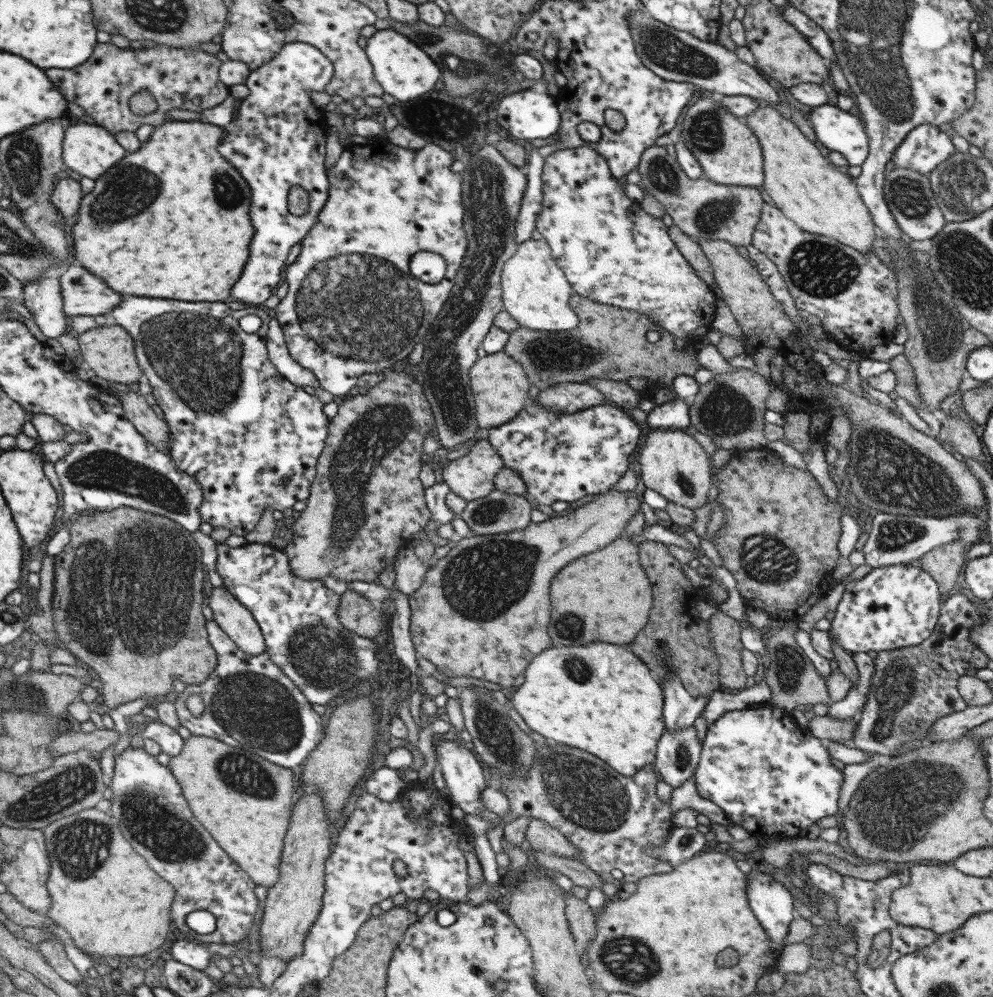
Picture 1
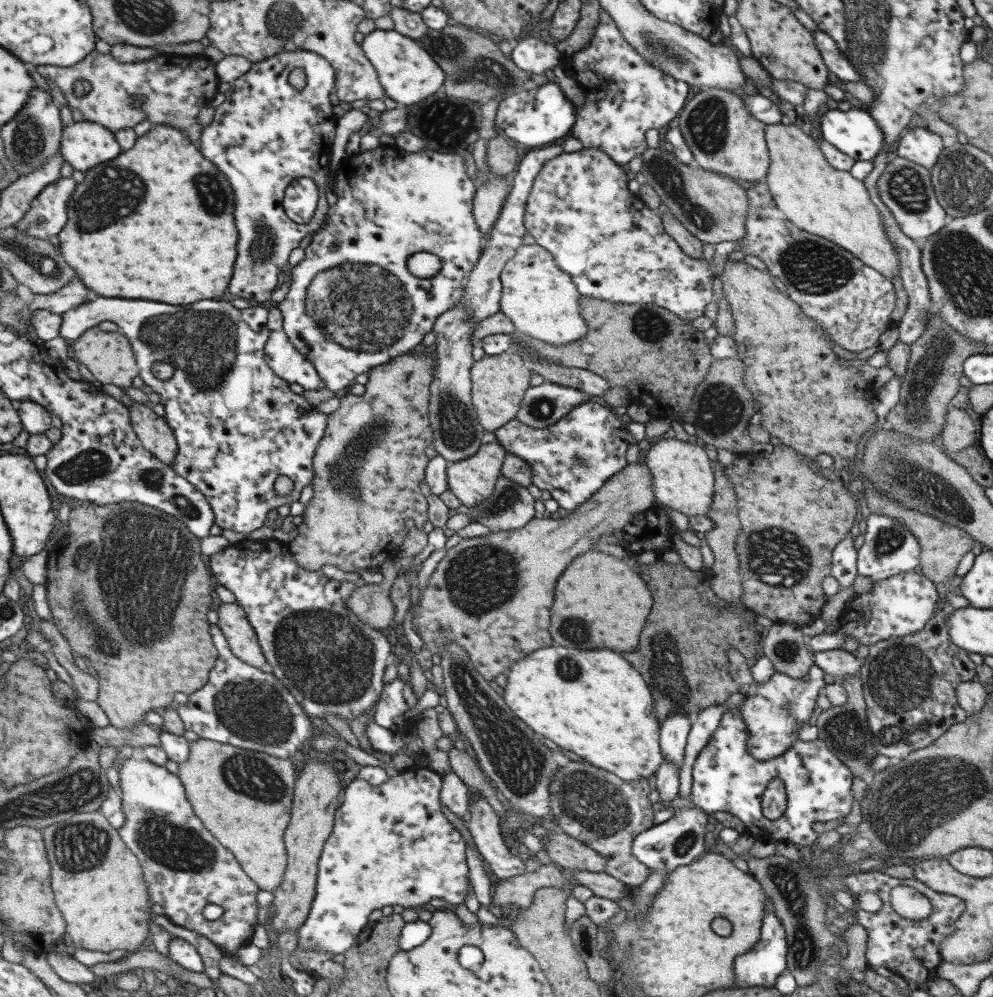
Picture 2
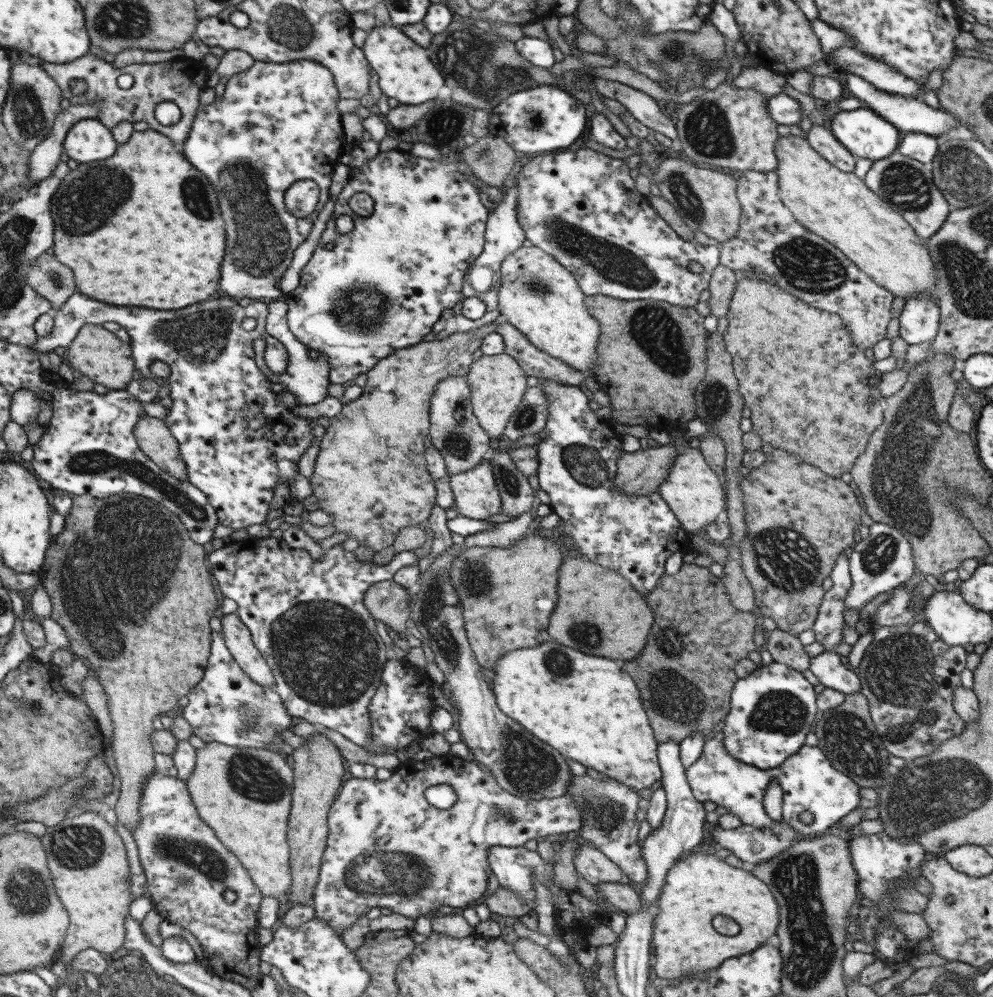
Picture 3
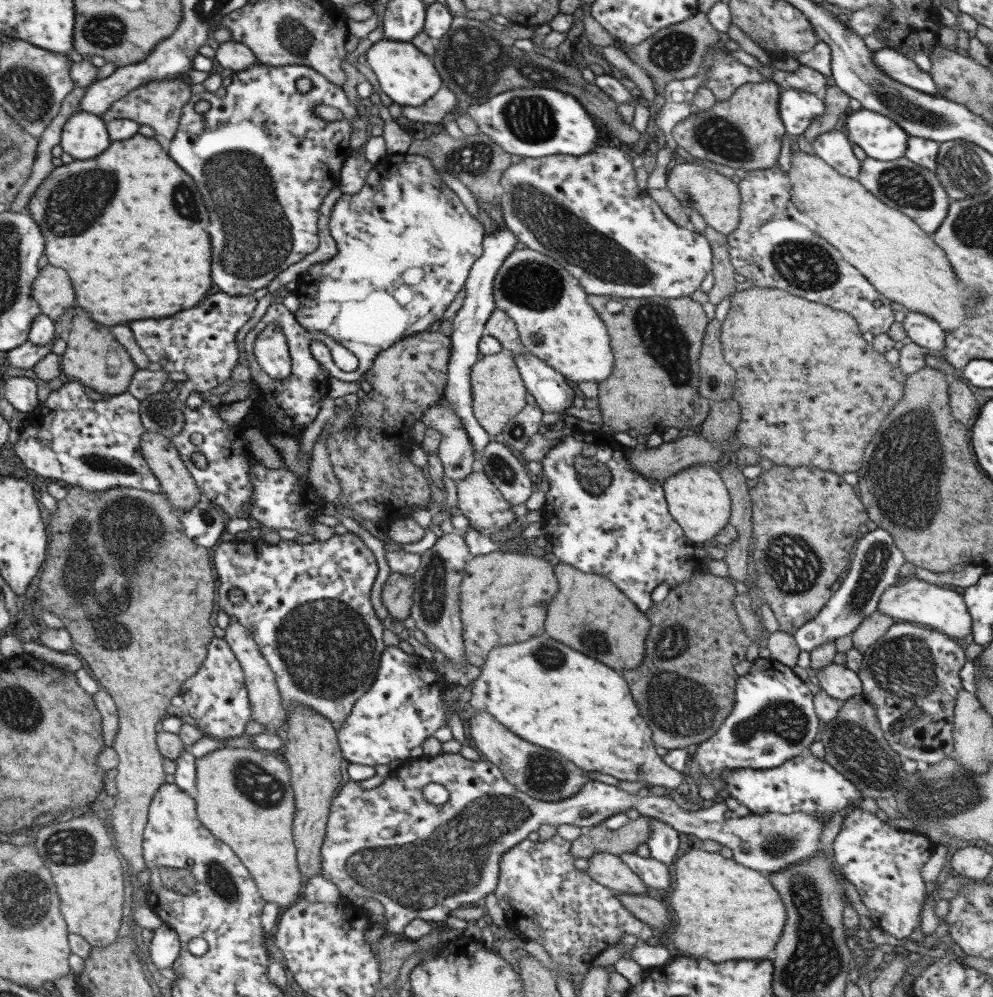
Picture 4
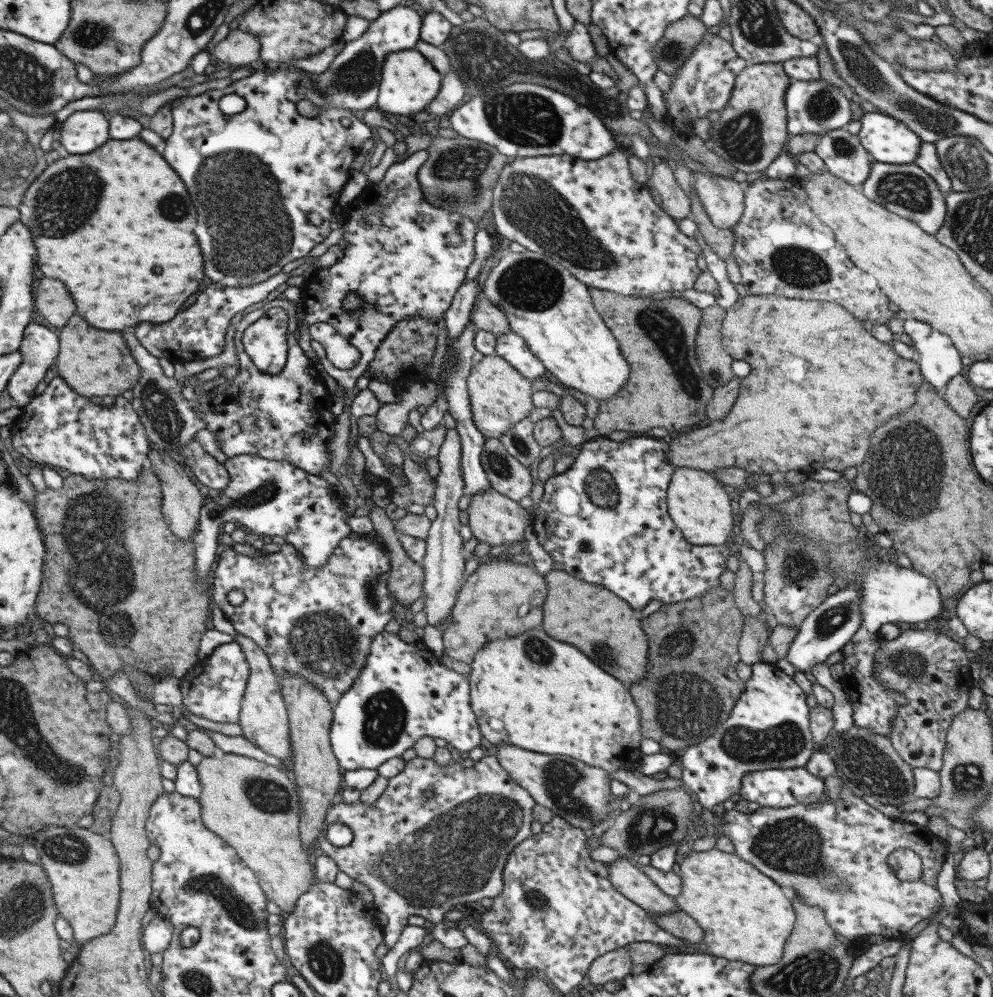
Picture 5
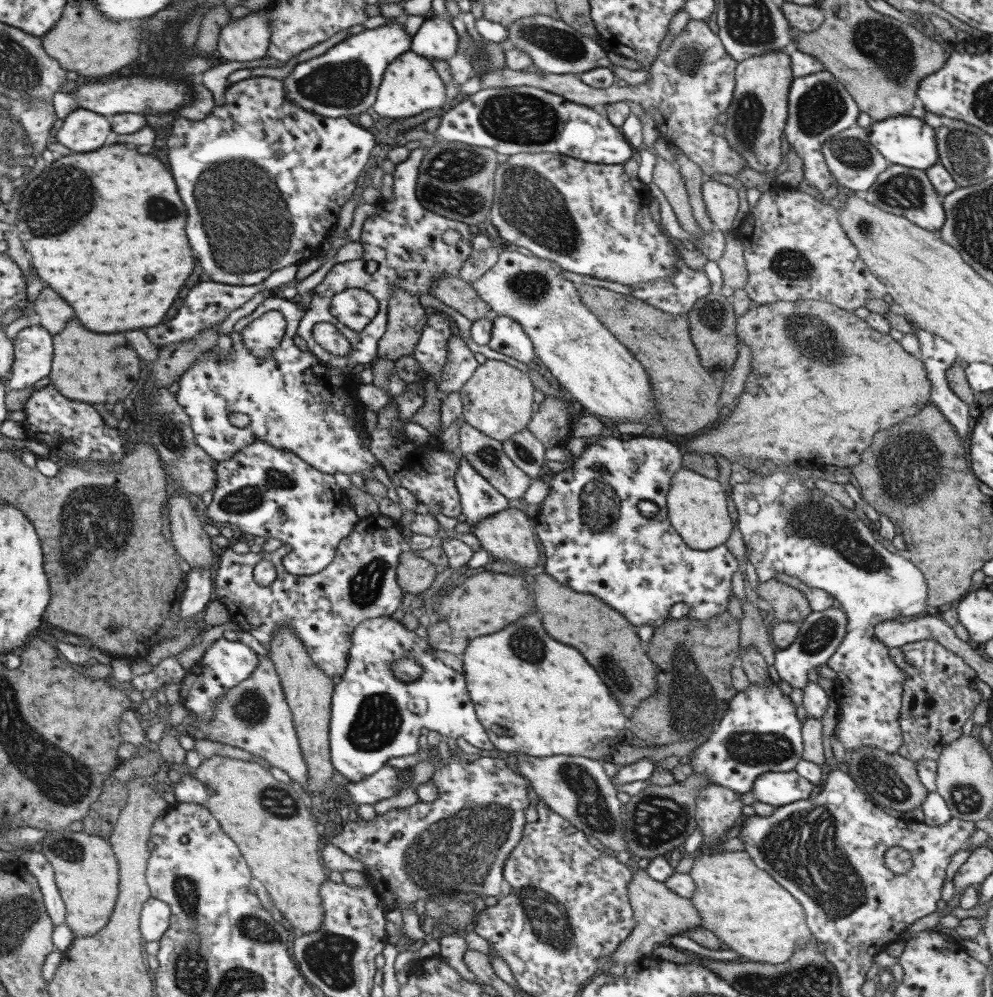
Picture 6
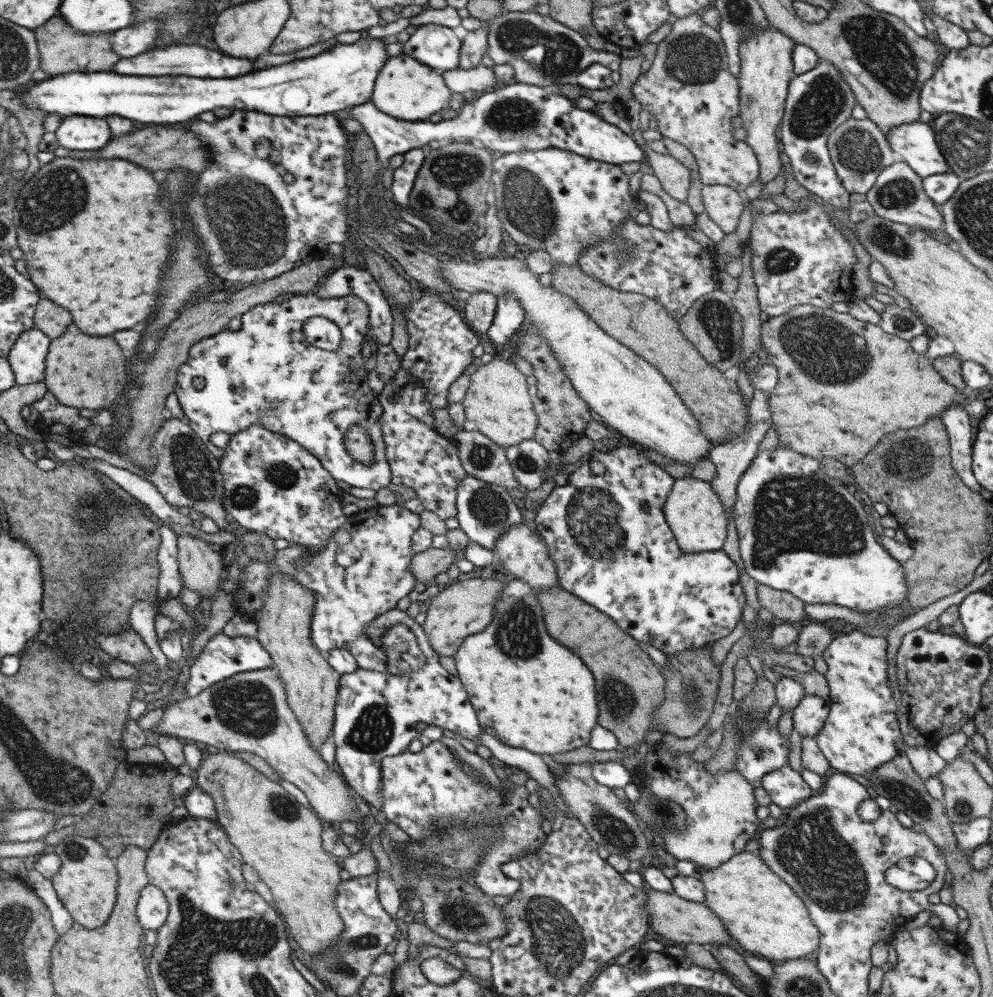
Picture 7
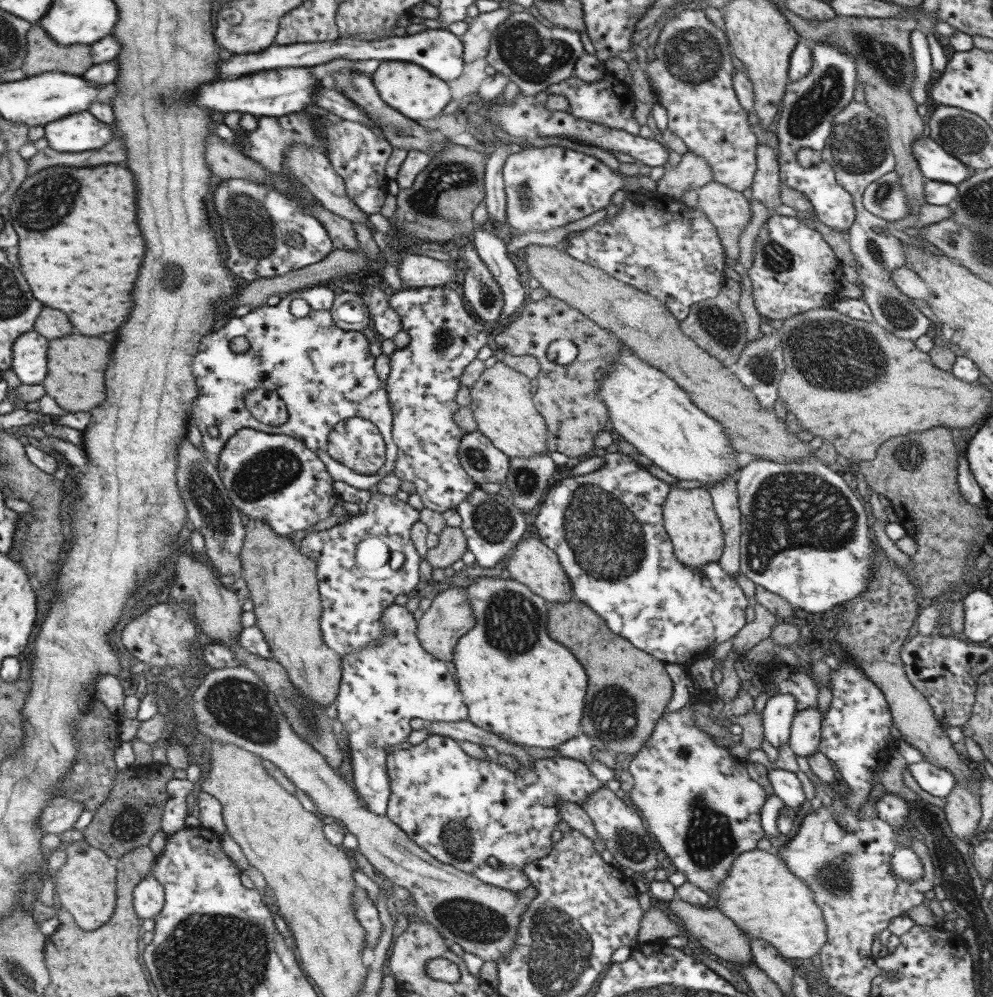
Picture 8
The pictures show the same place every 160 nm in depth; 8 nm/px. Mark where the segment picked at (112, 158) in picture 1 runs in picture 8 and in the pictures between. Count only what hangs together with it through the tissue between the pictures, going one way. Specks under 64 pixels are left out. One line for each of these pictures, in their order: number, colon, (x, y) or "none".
2: (84, 144)
3: (87, 140)
4: (83, 135)
5: (81, 132)
6: (81, 131)
7: (74, 132)
8: (79, 132)

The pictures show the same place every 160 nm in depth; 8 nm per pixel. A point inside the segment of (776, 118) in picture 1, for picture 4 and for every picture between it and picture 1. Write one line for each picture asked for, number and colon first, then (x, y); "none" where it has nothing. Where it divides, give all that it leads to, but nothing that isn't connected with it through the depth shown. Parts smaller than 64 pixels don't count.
2: (812, 195)
3: (836, 206)
4: (902, 263)

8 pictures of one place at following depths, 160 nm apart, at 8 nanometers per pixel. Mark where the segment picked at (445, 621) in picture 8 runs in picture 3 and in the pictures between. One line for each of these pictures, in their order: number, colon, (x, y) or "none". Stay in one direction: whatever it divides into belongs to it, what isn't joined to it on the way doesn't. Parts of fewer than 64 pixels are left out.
3: (491, 598)
4: (501, 580)
5: (507, 595)
6: (484, 602)
7: (466, 606)

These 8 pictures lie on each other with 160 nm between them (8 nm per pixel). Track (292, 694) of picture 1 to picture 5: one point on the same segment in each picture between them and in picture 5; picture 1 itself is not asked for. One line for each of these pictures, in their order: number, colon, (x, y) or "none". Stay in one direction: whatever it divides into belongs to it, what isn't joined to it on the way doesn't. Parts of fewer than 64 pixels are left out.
2: (240, 705)
3: (226, 707)
4: (216, 698)
5: (212, 688)

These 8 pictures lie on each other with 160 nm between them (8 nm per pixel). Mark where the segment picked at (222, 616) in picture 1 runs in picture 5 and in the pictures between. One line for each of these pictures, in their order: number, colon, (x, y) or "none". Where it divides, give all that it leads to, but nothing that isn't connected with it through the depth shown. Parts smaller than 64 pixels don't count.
2: (232, 621)
3: (237, 640)
4: (265, 702)
5: (263, 719)

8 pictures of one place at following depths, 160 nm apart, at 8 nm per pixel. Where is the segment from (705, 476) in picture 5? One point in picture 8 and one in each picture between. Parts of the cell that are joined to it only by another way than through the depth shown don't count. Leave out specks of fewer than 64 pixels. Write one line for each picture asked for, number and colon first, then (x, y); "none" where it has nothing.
6: (695, 506)
7: (695, 517)
8: (688, 517)

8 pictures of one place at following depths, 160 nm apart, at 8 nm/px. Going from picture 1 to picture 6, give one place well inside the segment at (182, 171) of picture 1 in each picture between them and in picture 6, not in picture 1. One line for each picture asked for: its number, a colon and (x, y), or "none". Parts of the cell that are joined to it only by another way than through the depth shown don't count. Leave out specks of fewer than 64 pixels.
2: (122, 238)
3: (121, 251)
4: (125, 266)
5: (101, 208)
6: (85, 225)

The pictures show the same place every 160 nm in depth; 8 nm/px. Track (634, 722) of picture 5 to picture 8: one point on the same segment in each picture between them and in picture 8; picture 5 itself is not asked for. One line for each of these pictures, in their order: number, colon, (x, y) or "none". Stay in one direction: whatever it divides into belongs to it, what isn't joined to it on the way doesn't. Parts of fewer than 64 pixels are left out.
6: (571, 713)
7: (527, 691)
8: (508, 641)

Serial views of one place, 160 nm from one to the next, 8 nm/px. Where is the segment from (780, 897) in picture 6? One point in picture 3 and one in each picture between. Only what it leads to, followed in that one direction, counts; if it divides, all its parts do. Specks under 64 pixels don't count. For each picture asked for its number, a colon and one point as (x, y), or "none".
3: (699, 885)
4: (723, 911)
5: (745, 917)

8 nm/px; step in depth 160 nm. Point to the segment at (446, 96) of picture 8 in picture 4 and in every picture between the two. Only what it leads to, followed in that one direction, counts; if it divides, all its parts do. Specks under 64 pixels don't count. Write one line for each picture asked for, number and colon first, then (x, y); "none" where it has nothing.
4: (407, 76)
5: (408, 82)
6: (409, 86)
7: (404, 89)

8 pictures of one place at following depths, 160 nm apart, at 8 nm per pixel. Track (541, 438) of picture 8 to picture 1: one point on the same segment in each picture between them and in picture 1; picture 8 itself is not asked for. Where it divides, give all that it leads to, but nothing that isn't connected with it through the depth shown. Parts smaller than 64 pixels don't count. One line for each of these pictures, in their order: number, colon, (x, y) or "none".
1: (498, 385)
2: (498, 382)
3: (496, 383)
4: (498, 393)
5: (499, 396)
6: (497, 399)
7: (498, 400)

